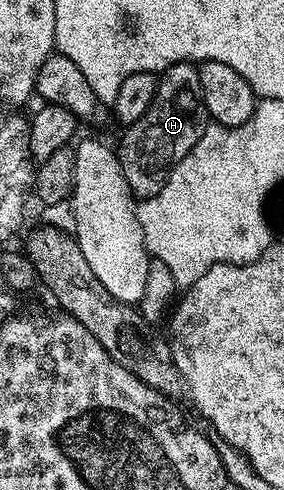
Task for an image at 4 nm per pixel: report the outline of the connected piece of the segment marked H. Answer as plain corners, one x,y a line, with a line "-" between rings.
178,62
158,75
159,87
149,112
129,127
117,153
124,166
125,179
136,199
151,198
167,181
171,167
180,162
201,140
209,124
207,104
199,84
199,66
193,62

